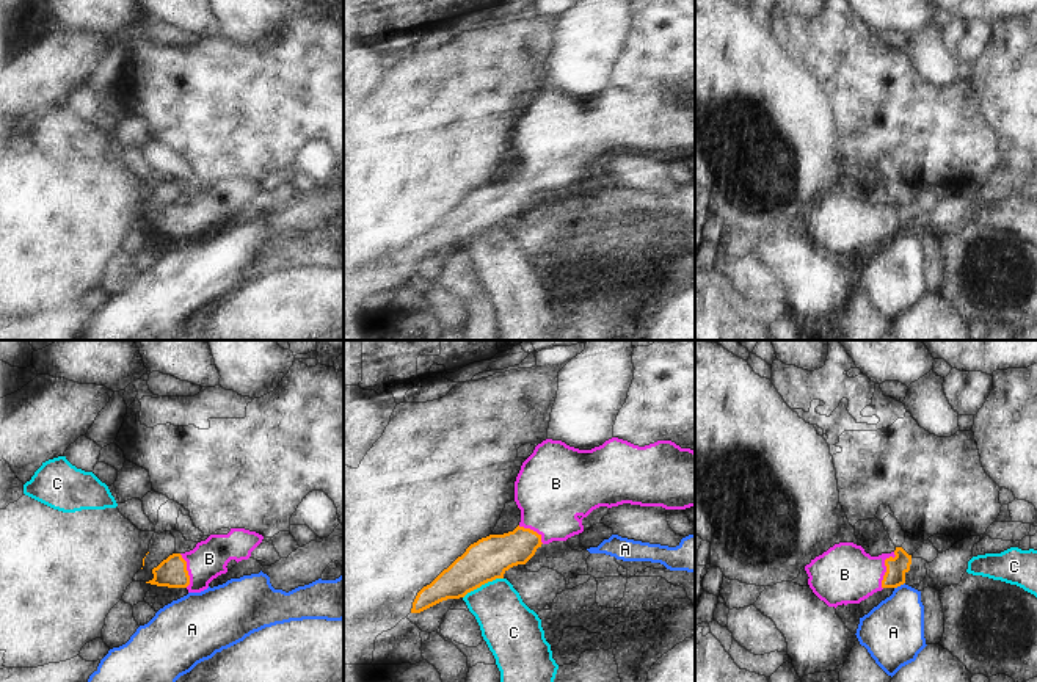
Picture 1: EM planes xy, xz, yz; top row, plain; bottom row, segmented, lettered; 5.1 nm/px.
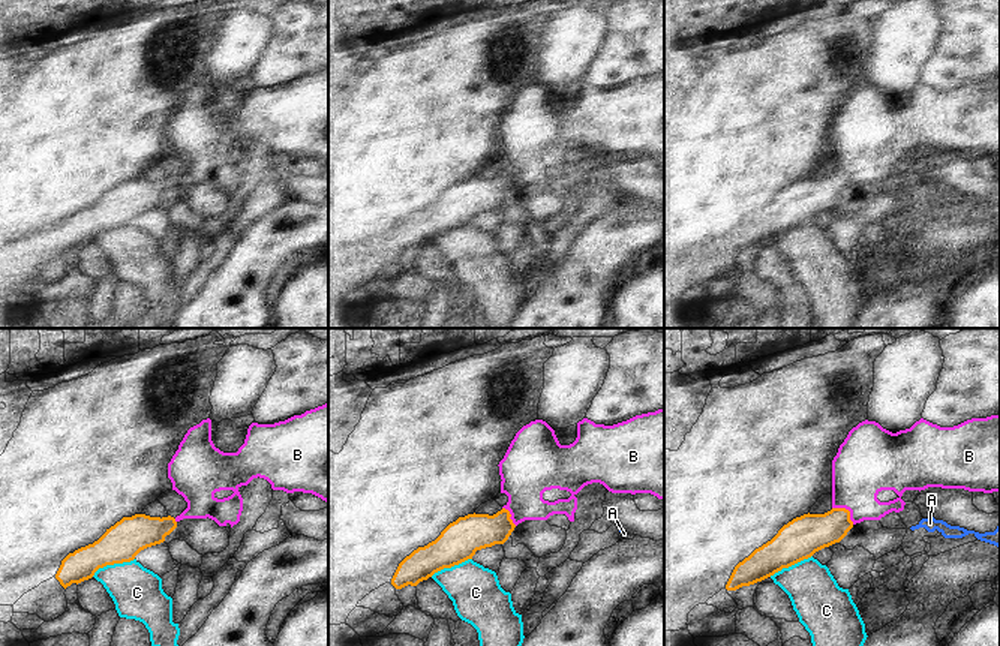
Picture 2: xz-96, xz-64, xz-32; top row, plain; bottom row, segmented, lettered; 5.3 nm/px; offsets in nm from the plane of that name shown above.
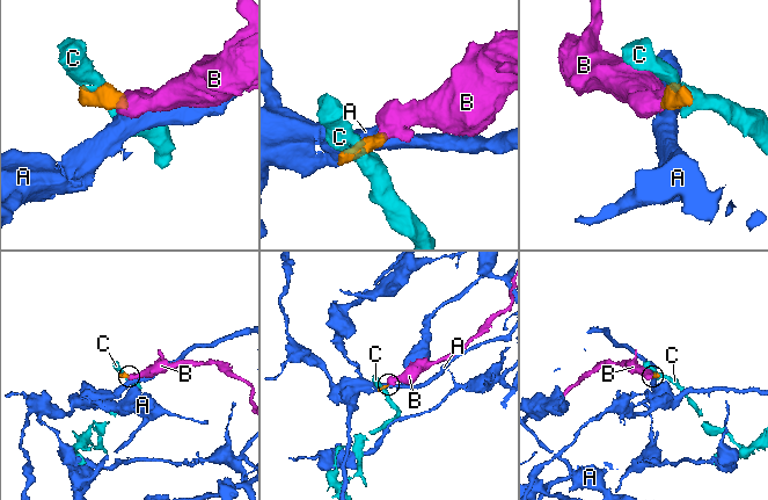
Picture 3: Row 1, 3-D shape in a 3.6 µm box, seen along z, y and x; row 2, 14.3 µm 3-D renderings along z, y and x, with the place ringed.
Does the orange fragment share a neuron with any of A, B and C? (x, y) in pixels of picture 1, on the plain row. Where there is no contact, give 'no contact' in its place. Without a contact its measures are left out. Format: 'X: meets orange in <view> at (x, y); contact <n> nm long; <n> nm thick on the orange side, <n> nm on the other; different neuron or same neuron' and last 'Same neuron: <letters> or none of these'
A: meets orange in yz at (899, 234); contact 70 nm long; 110 nm thick on the orange side, 320 nm on the other; different neuron
B: meets orange in yz at (887, 218); contact 200 nm long; 110 nm thick on the orange side, 300 nm on the other; same neuron
C: meets orange in xz at (482, 232); contact 240 nm long; 220 nm thick on the orange side, 280 nm on the other; different neuron
Same neuron: B

